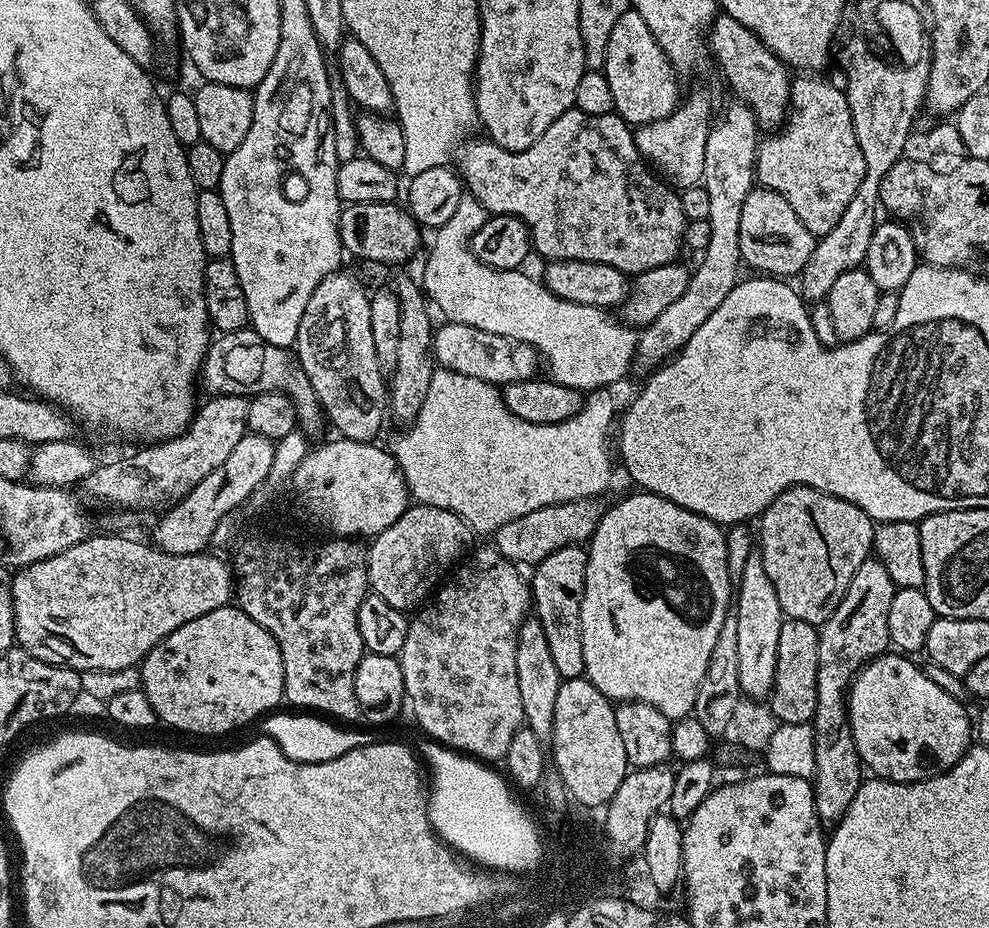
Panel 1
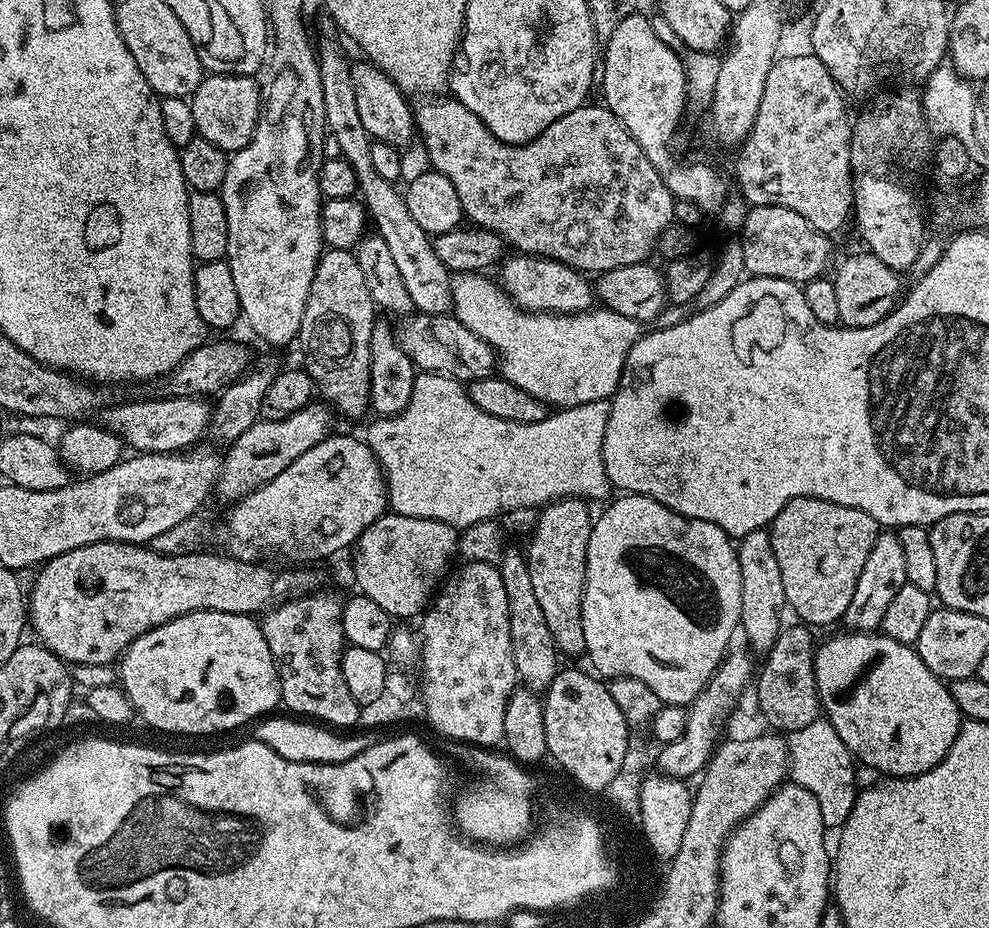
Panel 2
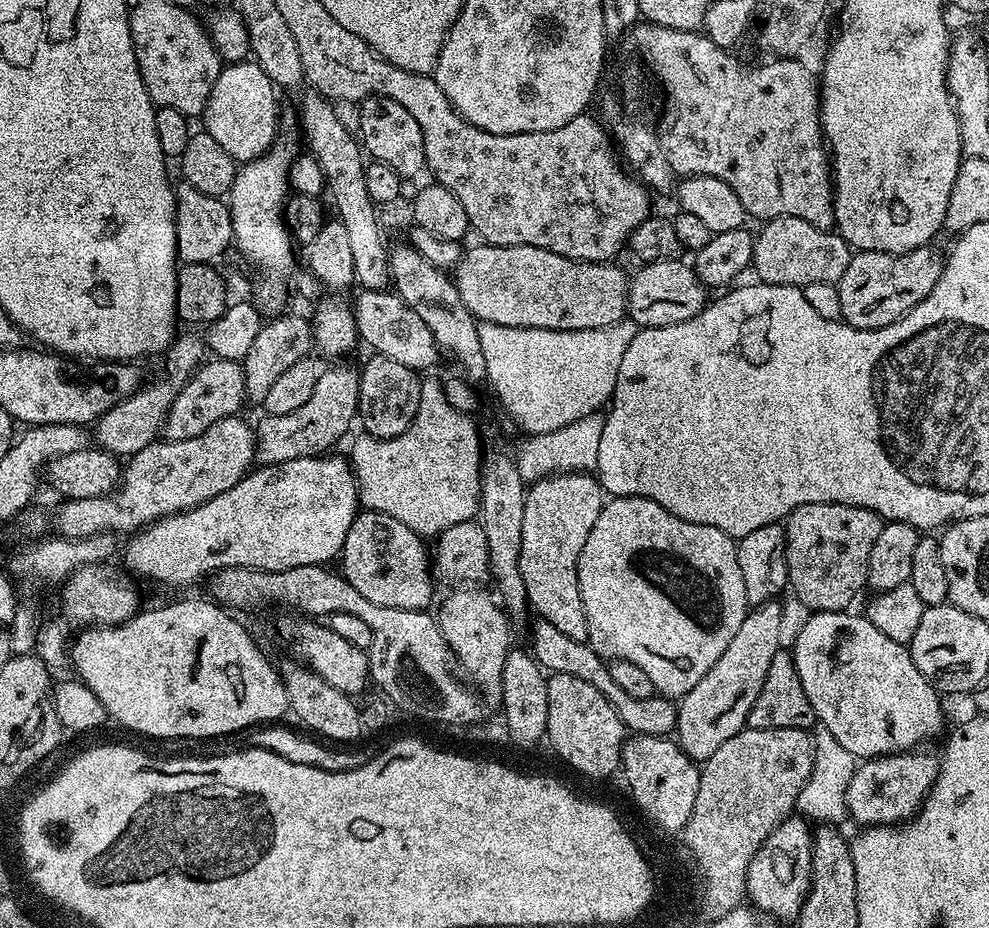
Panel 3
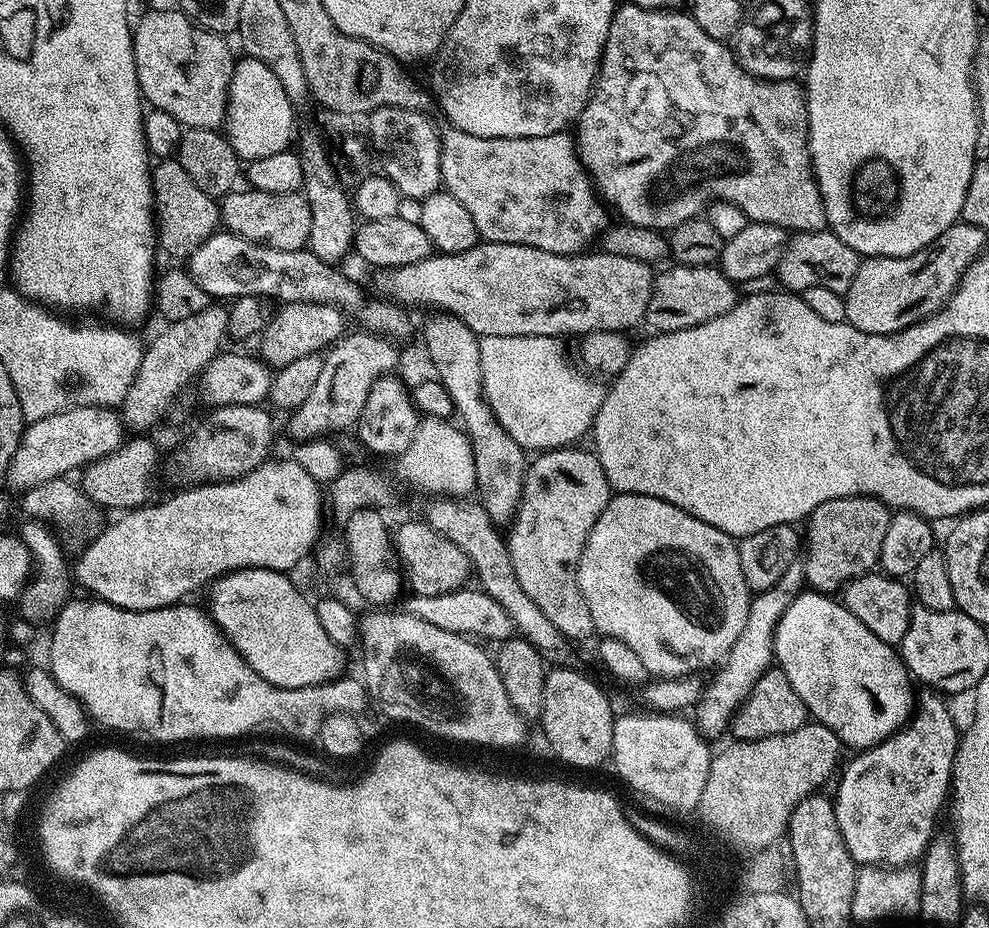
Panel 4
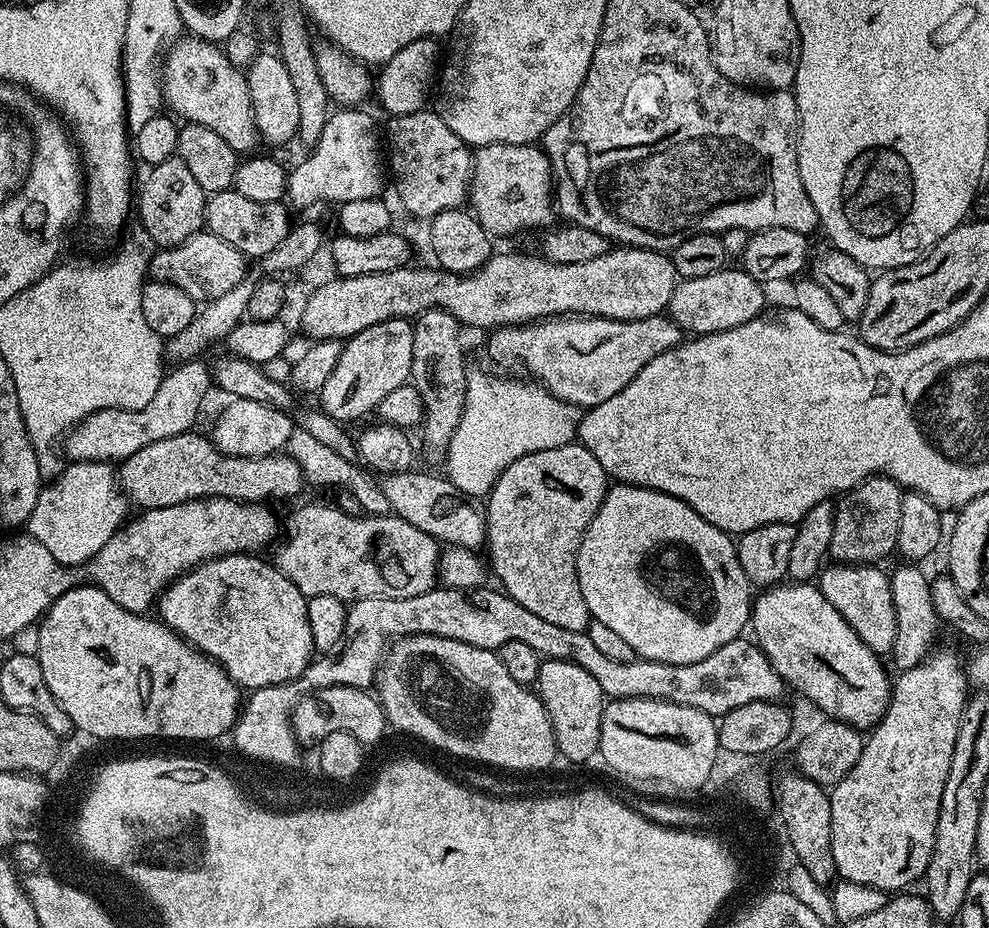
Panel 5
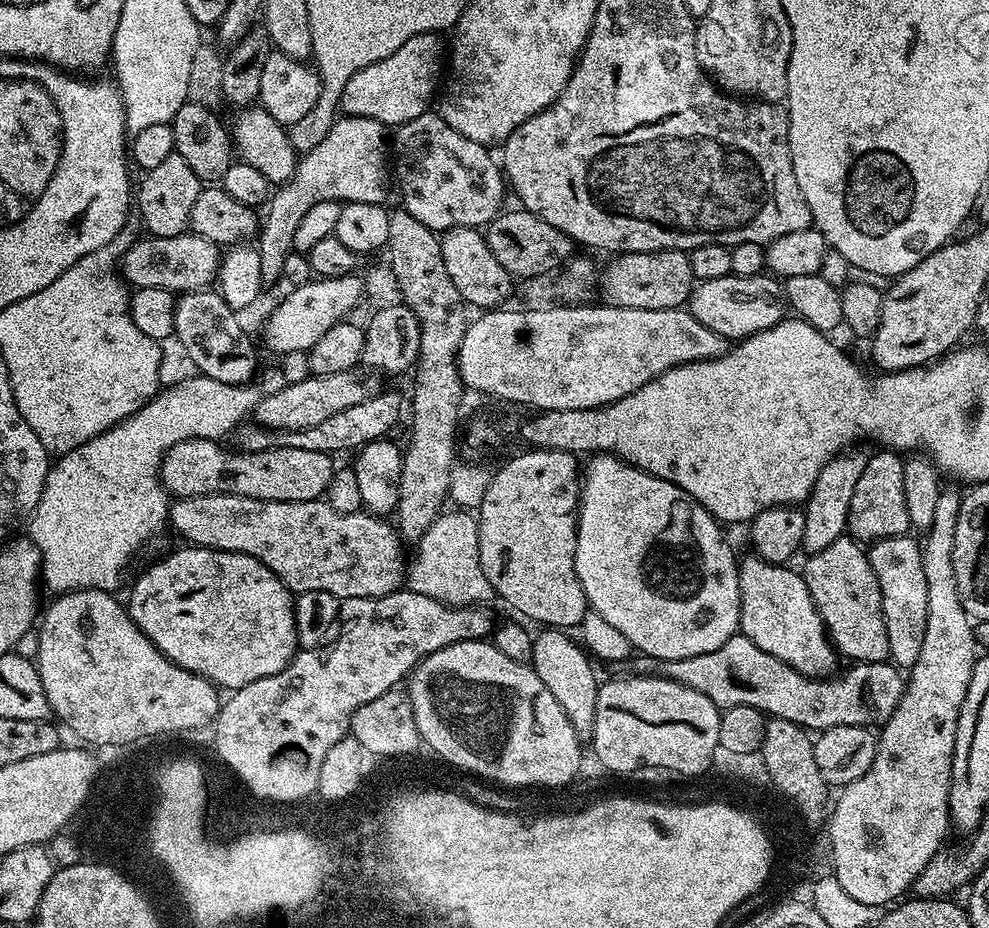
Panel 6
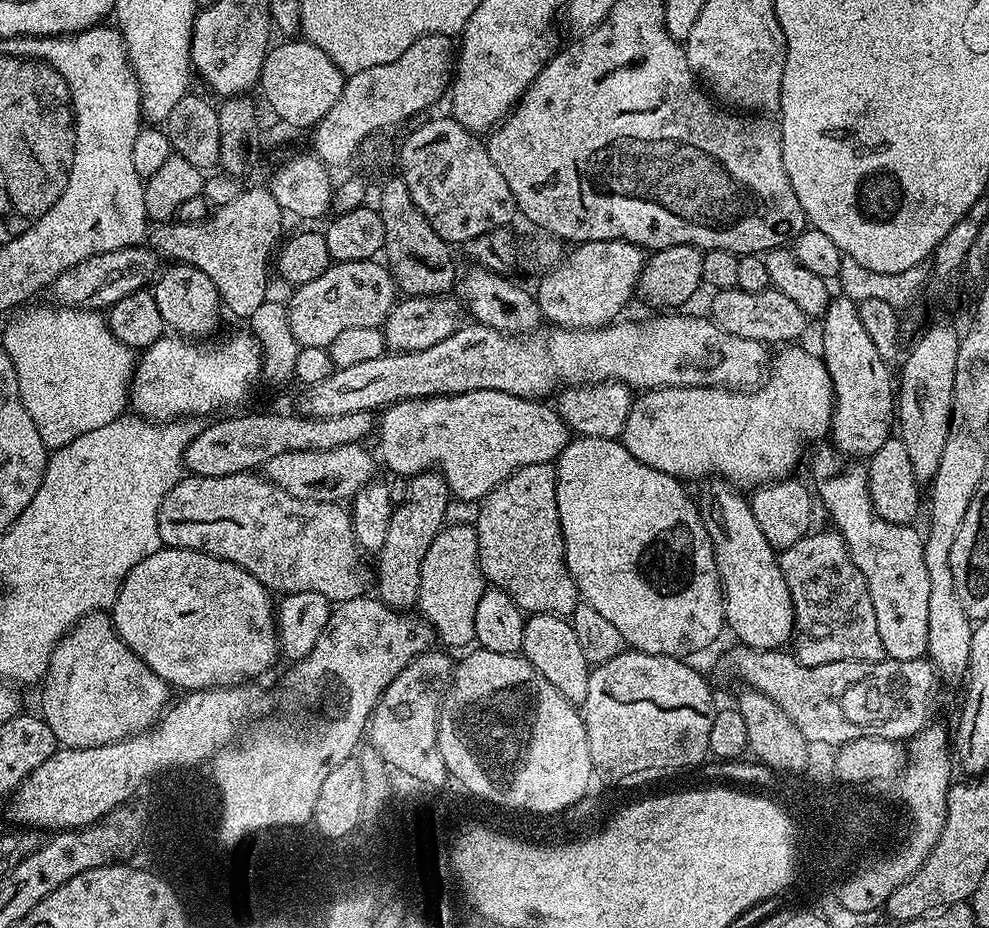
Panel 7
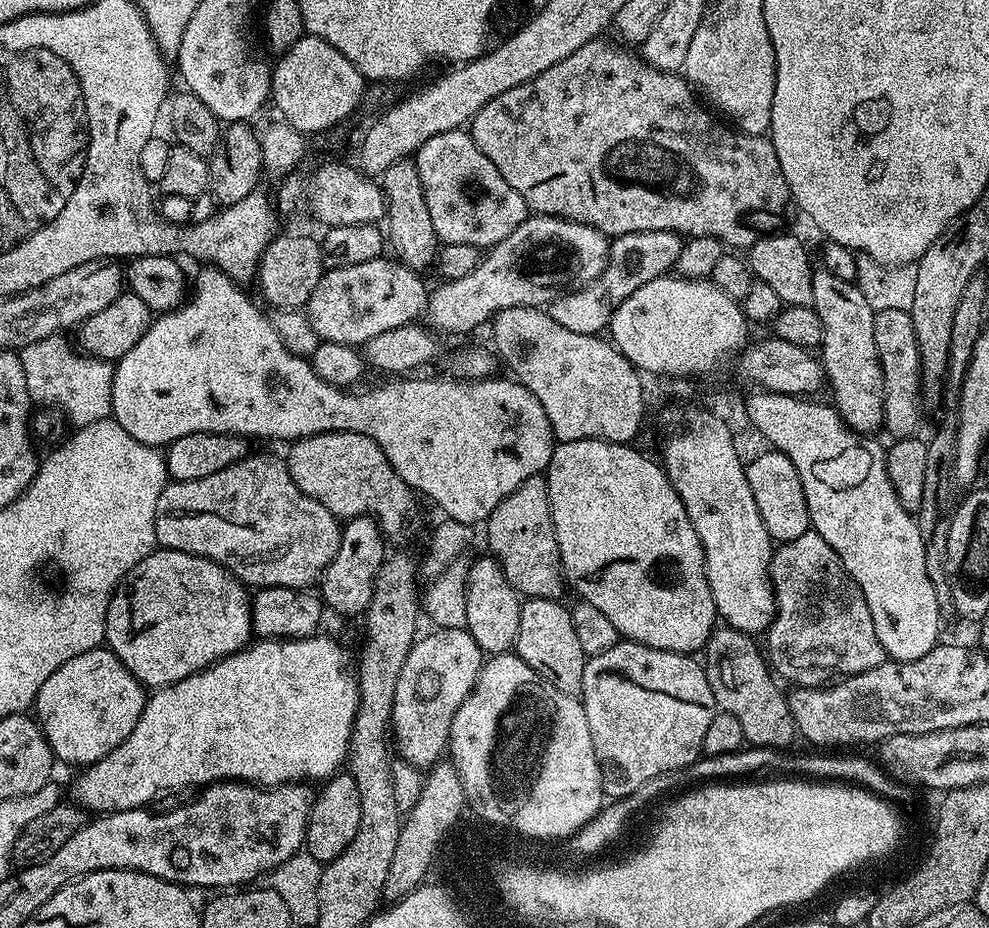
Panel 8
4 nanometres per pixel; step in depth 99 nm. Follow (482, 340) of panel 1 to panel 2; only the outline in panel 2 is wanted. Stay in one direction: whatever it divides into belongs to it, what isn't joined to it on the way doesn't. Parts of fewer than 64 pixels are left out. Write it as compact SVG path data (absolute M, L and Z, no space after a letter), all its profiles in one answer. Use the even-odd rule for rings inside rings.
M413 314L398 328L400 345L412 356L420 372L437 372L440 376L453 376L461 382L481 380L493 375L498 357L493 348L474 330L466 330L462 322L452 314Z

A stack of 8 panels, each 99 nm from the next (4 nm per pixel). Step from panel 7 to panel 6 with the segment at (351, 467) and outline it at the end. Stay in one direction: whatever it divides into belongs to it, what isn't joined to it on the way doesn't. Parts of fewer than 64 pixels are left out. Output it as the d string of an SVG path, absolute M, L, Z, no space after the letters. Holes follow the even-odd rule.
M202 438L175 444L160 466L160 483L169 497L230 494L259 500L318 500L332 480L333 457L326 452L293 448L241 452L224 446Z

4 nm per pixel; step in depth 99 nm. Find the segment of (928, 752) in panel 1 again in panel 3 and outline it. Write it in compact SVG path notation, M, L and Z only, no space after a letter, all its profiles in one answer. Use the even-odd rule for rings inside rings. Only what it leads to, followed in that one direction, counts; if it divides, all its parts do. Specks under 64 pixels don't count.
M848 610L812 612L796 636L796 645L790 648L798 678L802 678L802 690L806 690L806 698L810 698L817 721L861 761L873 760L875 756L895 756L897 752L910 752L927 745L927 740L945 731L941 693L921 674L918 666L914 666L914 658L905 645L886 638L878 626L869 622L867 615L851 616L850 613Z

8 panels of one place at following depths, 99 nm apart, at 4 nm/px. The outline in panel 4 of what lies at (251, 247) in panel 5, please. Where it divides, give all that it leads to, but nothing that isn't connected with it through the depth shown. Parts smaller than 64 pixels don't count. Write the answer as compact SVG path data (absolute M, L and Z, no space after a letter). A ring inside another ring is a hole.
M233 190L219 201L223 227L255 244L265 244L274 250L298 250L308 248L310 234L310 206L303 191L274 194Z

